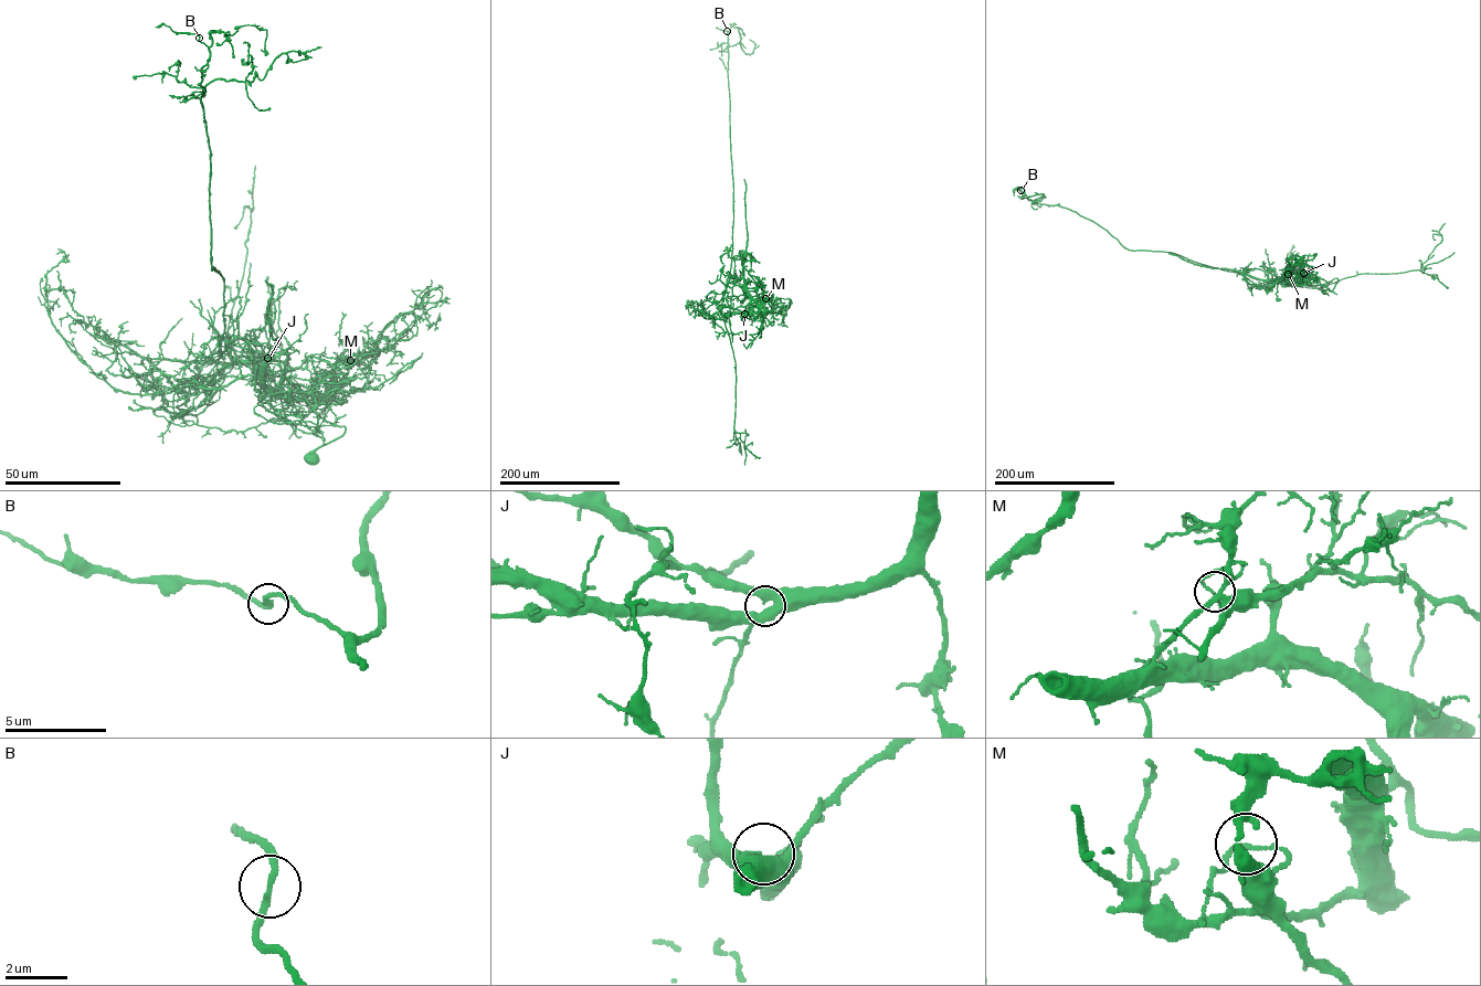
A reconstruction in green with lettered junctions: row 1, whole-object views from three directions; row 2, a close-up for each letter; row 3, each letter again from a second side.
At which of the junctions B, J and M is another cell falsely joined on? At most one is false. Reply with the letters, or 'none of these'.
M

